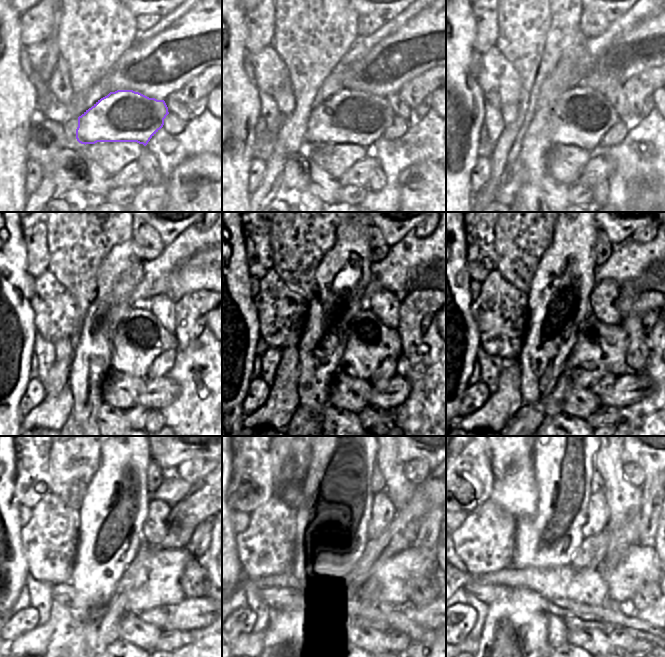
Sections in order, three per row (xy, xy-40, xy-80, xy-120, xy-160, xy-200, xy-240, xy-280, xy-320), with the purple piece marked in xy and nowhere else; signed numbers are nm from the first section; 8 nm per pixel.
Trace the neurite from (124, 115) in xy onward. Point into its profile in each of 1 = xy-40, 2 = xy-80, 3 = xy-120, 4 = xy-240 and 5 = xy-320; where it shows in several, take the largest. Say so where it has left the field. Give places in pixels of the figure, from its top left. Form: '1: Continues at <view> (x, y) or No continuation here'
1: Continues at xy-40 (348, 117)
2: Continues at xy-80 (580, 117)
3: Continues at xy-120 (139, 339)
4: Continues at xy-240 (152, 579)
5: Continues at xy-320 (641, 564)

